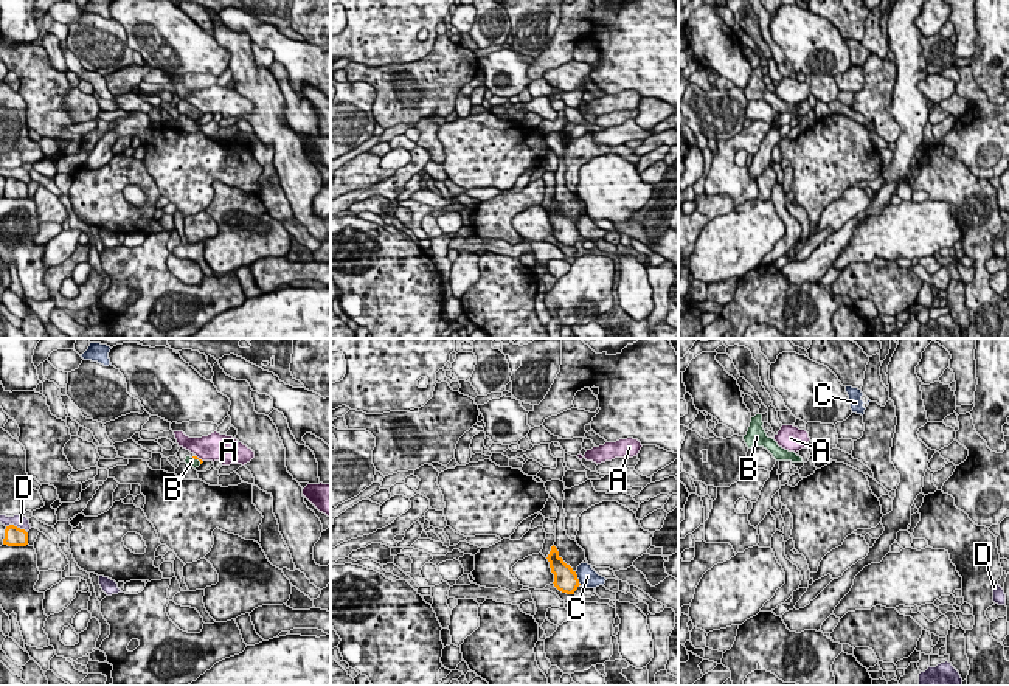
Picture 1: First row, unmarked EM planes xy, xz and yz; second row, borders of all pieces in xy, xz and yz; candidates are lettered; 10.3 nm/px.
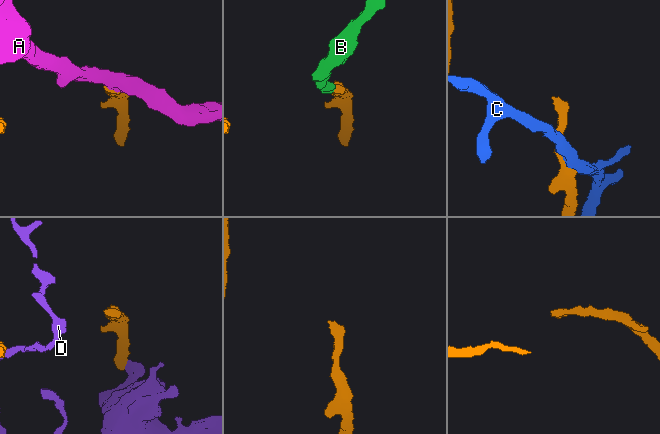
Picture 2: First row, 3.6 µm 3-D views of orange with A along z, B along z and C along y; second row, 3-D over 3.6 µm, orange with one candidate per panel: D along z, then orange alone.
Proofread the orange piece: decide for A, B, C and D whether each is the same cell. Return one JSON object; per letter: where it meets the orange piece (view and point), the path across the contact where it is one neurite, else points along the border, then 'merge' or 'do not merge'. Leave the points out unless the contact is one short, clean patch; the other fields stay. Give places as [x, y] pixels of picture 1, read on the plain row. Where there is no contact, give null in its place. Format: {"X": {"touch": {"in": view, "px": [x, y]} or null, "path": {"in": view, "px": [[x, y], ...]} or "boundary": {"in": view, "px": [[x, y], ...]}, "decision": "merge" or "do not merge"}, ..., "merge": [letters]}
{"A": {"touch": {"in": "xy", "px": [197, 110]}, "boundary": {"in": "xy", "px": [[196, 107], [202, 114]]}, "decision": "do not merge"}, "B": {"touch": {"in": "xy", "px": [197, 110]}, "path": {"in": "xy", "px": [[193, 109], [197, 110], [191, 114]]}, "decision": "merge"}, "C": {"touch": {"in": "xz", "px": [576, 230]}, "decision": "do not merge"}, "D": {"touch": {"in": "xy", "px": [16, 179]}, "decision": "do not merge"}, "merge": ["B"]}

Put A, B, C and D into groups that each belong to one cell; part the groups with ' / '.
A / B / C / D

